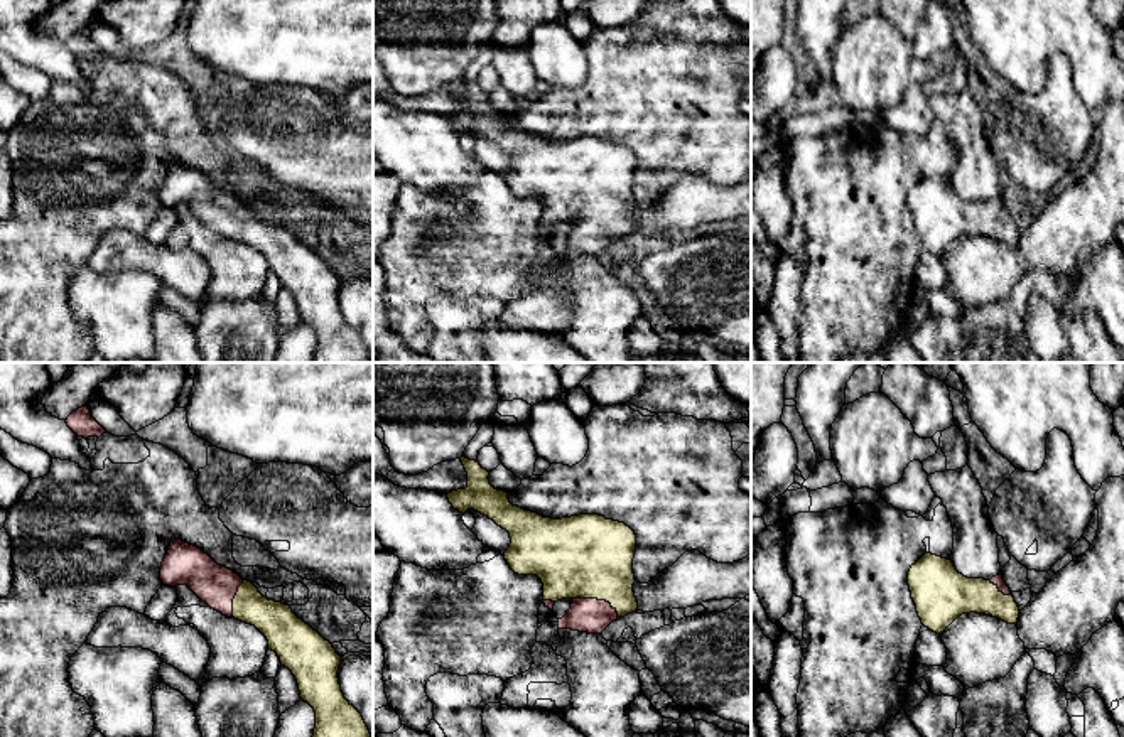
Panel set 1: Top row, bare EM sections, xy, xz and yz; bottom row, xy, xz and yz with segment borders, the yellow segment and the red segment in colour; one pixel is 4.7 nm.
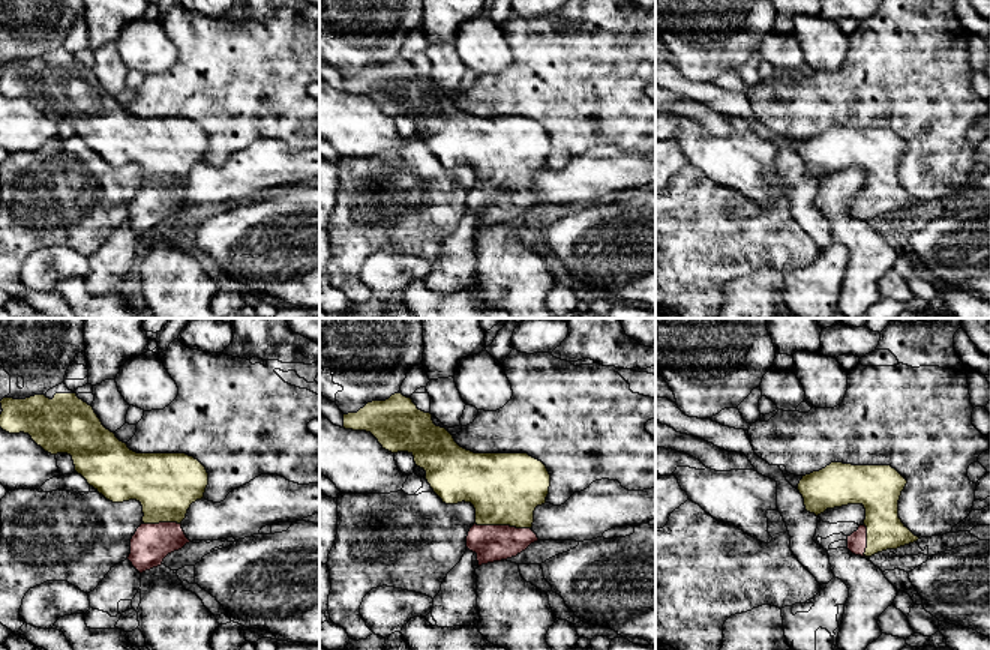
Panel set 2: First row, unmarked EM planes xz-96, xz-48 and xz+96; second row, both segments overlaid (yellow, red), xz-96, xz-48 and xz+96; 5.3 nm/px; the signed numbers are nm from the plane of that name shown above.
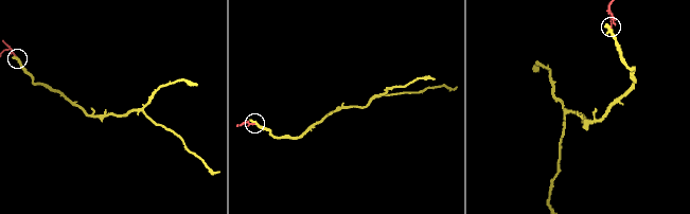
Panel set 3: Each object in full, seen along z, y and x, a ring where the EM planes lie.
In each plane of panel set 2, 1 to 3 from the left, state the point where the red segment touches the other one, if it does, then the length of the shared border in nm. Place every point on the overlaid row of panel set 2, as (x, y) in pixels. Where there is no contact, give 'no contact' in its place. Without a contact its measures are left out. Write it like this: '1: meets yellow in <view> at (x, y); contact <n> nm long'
1: meets yellow in xz-96 at (162, 521); contact 200 nm long
2: meets yellow in xz-48 at (503, 524); contact 300 nm long
3: meets yellow in xz+96 at (867, 541); contact 180 nm long

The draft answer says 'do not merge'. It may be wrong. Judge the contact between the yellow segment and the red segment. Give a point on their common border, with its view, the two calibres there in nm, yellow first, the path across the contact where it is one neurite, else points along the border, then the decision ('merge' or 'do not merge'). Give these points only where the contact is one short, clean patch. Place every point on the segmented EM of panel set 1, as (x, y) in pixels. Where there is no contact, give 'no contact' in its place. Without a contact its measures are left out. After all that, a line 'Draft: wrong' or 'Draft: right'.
meets yellow in xz at (598, 599); 400 nm thick on the yellow side, 170 nm on the other; runs through xz (589, 557), (598, 575), (598, 599), (591, 616); merge
Draft: wrong

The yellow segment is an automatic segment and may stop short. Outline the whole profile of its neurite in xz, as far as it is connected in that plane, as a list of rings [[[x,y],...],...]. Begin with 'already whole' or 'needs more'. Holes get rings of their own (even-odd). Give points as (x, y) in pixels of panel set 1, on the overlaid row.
needs more; [[[466,457],[461,462],[467,472],[467,487],[449,492],[449,503],[462,514],[467,509],[481,513],[510,533],[511,543],[503,557],[515,573],[542,580],[545,607],[554,611],[557,600],[572,600],[567,614],[557,621],[559,629],[603,634],[613,621],[638,609],[633,592],[636,535],[630,526],[599,514],[552,519],[525,511],[510,503],[508,492],[489,484],[489,472],[479,462]]]

